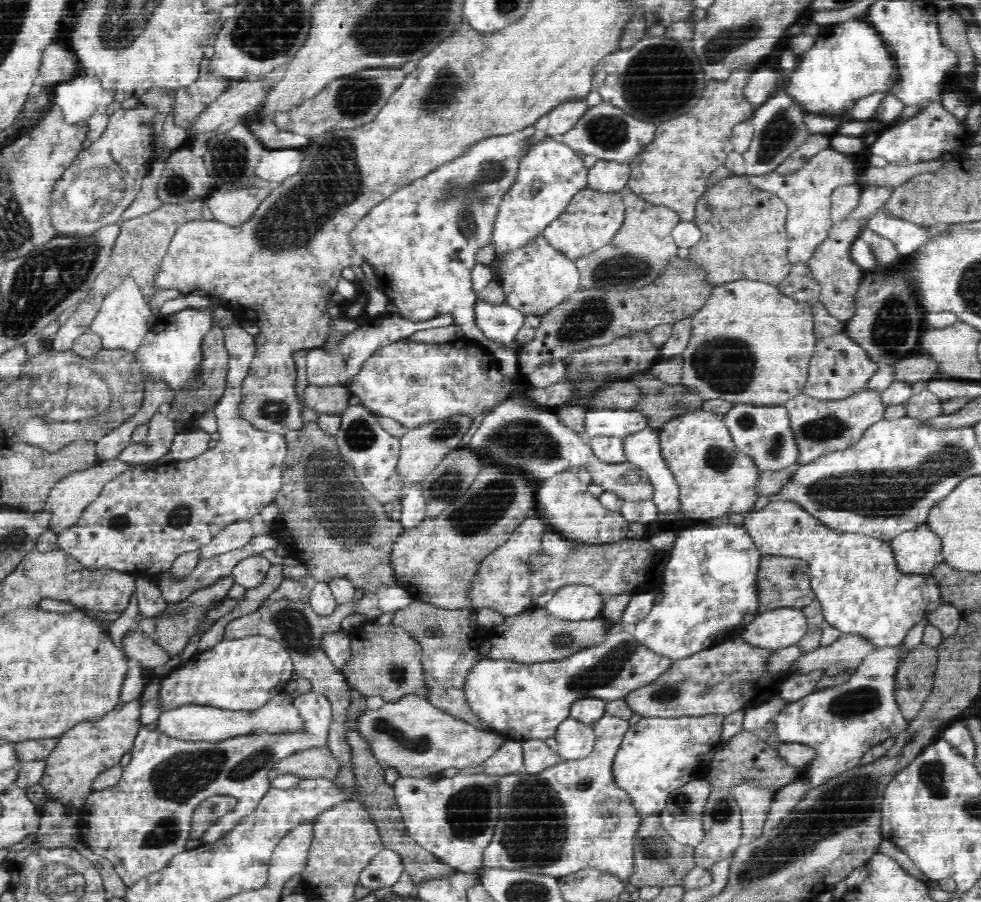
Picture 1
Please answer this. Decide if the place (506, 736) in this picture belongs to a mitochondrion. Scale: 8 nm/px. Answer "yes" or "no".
no

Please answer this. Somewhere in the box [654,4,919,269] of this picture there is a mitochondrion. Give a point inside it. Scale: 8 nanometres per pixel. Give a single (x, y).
(723, 42)

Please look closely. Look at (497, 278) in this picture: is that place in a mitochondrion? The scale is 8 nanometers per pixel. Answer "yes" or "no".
no

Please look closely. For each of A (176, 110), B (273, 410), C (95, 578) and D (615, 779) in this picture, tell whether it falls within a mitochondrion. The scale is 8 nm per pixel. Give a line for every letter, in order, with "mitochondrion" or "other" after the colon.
A: other
B: mitochondrion
C: other
D: other

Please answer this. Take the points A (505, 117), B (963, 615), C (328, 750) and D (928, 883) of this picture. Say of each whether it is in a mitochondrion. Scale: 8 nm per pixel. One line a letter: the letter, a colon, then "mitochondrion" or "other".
A: other
B: other
C: other
D: other

